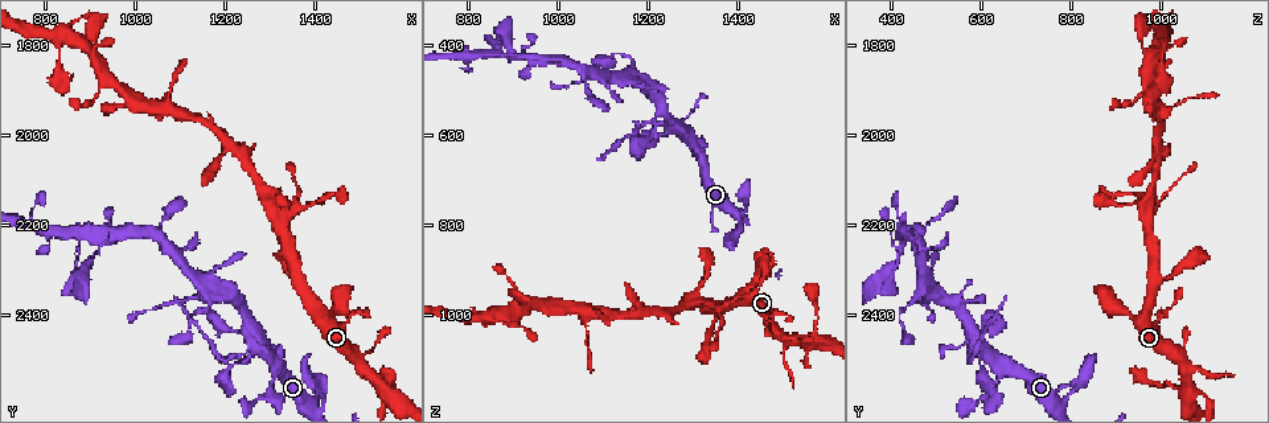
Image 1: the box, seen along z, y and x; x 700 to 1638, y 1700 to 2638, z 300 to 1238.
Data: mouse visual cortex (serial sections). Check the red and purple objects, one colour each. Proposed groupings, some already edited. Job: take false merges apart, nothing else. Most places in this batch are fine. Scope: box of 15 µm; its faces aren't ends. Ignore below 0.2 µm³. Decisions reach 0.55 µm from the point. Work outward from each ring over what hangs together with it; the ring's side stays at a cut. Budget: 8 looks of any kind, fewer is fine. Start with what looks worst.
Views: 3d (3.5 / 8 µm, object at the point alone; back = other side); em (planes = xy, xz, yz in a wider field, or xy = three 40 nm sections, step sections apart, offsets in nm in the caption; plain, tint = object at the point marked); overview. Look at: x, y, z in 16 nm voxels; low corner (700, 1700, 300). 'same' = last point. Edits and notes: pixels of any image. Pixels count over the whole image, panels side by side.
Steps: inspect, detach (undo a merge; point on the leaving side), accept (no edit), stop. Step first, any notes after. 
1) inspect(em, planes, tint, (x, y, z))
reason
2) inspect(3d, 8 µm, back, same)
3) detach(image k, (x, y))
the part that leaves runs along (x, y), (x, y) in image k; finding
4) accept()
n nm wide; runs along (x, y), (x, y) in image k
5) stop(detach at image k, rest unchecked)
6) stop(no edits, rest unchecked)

inspect(3d, 8 µm, (1395, 2595, 775))
sharp bend

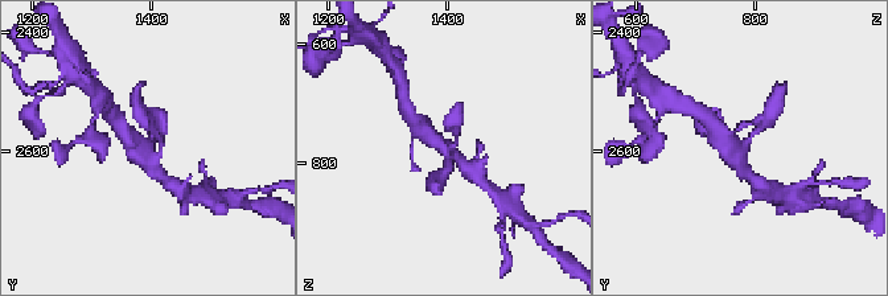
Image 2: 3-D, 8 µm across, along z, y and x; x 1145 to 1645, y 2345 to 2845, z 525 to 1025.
inspect(em, xy, step 2, tint, (1385, 2595, 770))

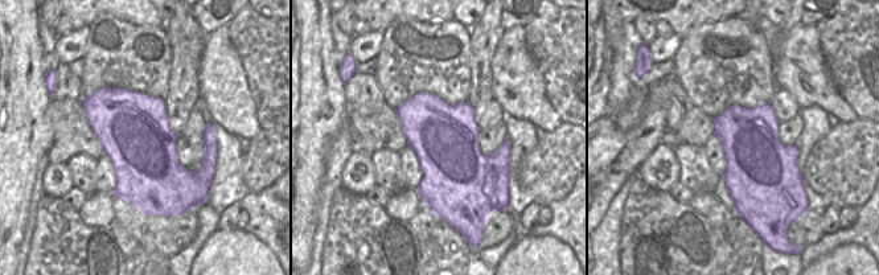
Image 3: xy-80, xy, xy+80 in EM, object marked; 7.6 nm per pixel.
accept()
runs along (416, 122), (445, 151), (445, 172) in image 2; continuous, no second cell

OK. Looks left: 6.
inspect(3d, 3.5 µm, (1315, 2180, 965))
two arms in line, one across

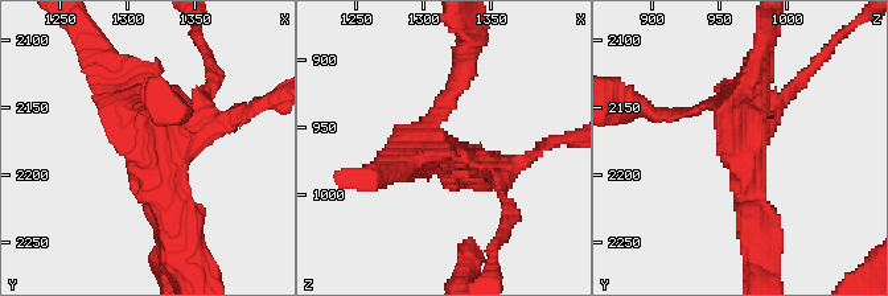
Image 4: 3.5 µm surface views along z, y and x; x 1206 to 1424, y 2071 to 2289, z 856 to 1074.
inspect(em, xy, step 3, tint, (1314, 2180, 970))
3 arms; arms of 250, 400, 400 nm

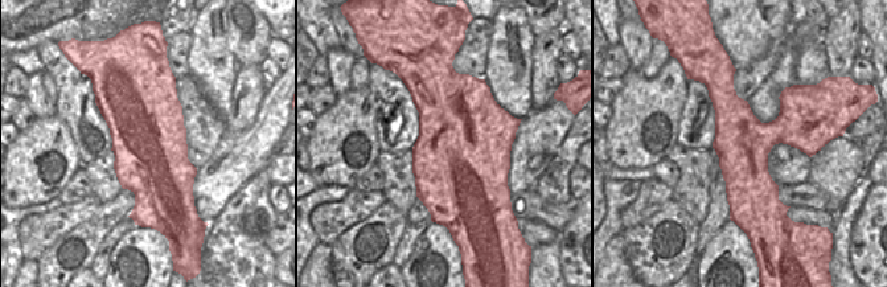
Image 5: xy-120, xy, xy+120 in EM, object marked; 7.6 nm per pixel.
accept()
runs along (173, 230), (112, 77) in image 4; all the same cell

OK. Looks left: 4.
inspect(3d, 8 µm, (840, 1785, 1000))
thick turns thin

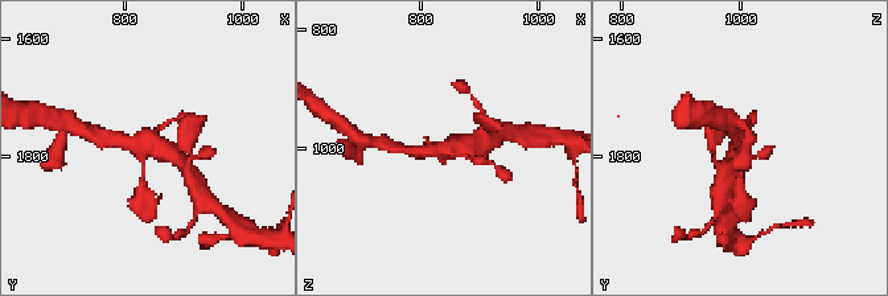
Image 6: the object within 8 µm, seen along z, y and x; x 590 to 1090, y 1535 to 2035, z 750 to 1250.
inspect(3d, 3.5 µm, (845, 1775, 1005))

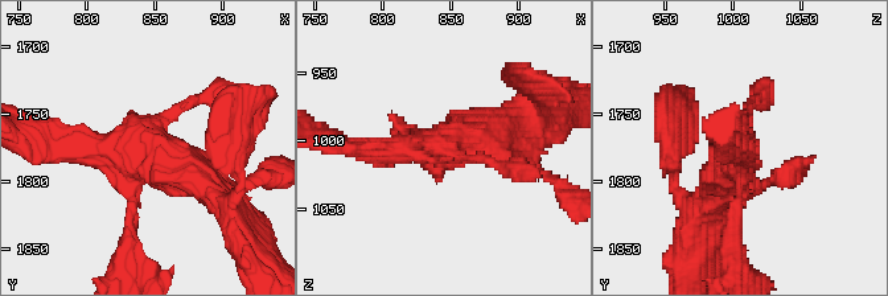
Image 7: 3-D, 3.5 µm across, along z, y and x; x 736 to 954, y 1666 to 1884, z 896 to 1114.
inspect(em, xy, step 5, tint, (844, 1778, 1004))

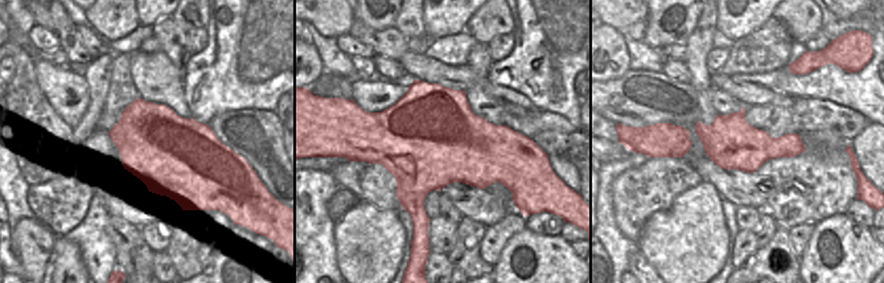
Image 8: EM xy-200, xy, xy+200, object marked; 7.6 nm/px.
accept()
all the same cell

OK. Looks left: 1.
stop(no edits, rest unchecked)

